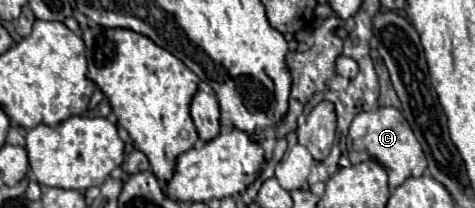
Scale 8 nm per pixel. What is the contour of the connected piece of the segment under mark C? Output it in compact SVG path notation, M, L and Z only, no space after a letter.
M379 106L373 112L361 112L349 126L347 152L351 164L365 160L377 160L389 174L389 186L395 188L409 177L419 177L427 169L427 160L421 144L409 128L409 122L393 106Z

